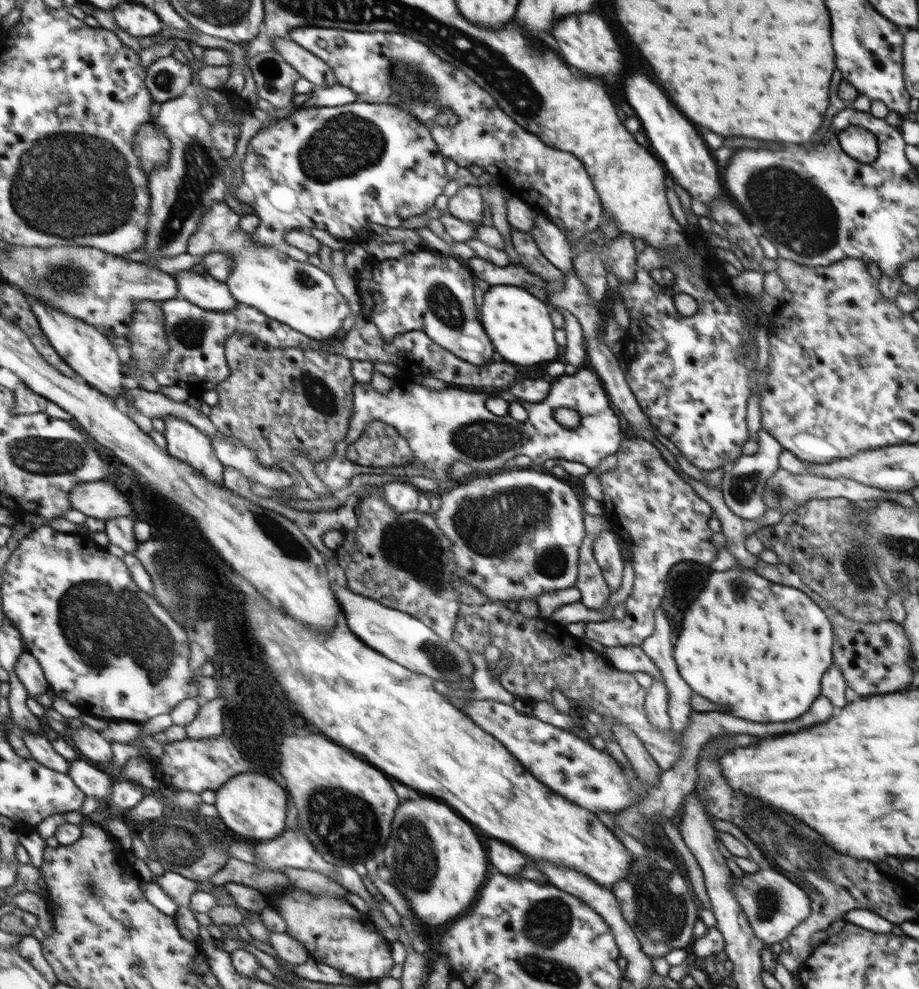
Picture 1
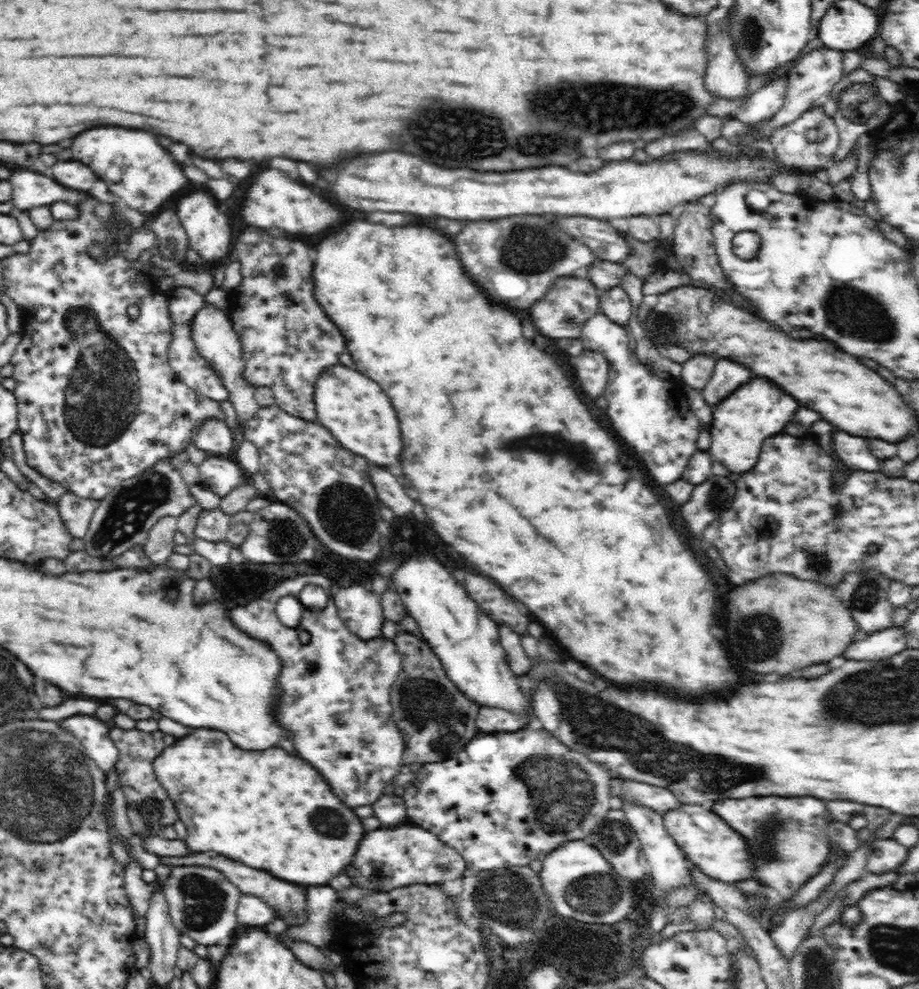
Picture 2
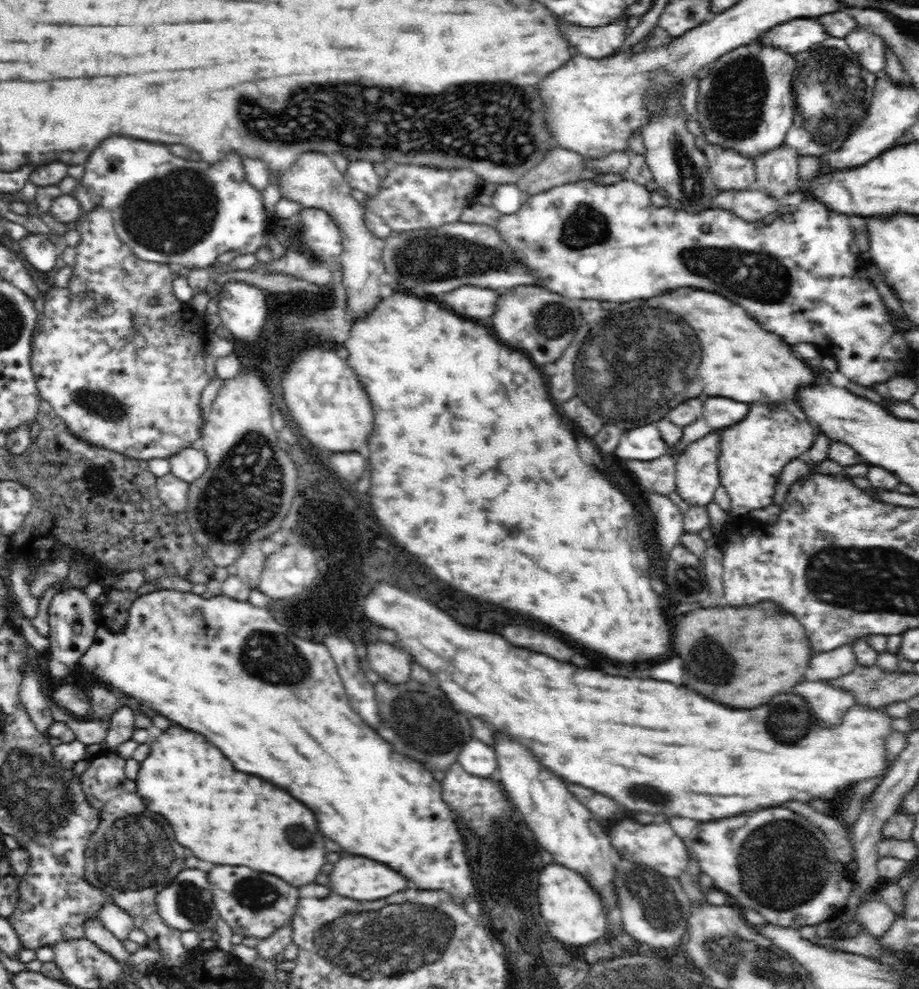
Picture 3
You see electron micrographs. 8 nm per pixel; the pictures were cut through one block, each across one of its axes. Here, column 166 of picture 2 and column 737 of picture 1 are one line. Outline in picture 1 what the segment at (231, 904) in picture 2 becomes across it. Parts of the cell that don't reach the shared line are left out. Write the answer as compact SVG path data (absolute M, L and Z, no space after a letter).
M764 863L763 867L755 873L746 873L744 878L740 878L740 880L734 879L732 893L734 893L736 900L739 900L740 908L747 918L750 928L766 946L761 952L764 970L774 973L776 962L772 959L773 952L769 946L786 939L796 926L803 924L811 916L811 898L807 895L805 888L793 883L784 872L777 870L774 866L767 865L767 863Z

